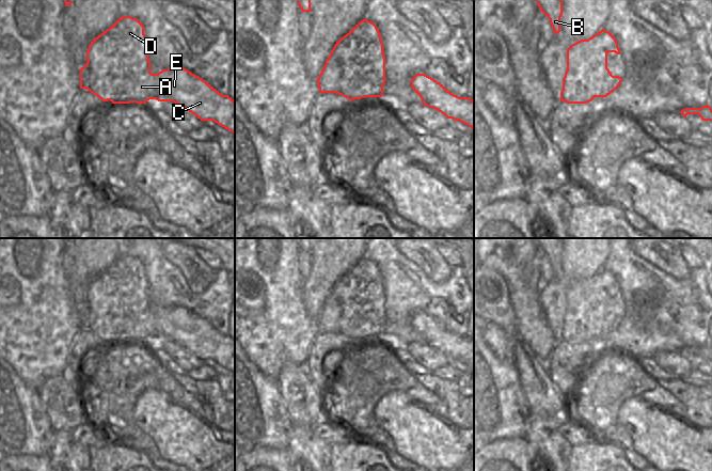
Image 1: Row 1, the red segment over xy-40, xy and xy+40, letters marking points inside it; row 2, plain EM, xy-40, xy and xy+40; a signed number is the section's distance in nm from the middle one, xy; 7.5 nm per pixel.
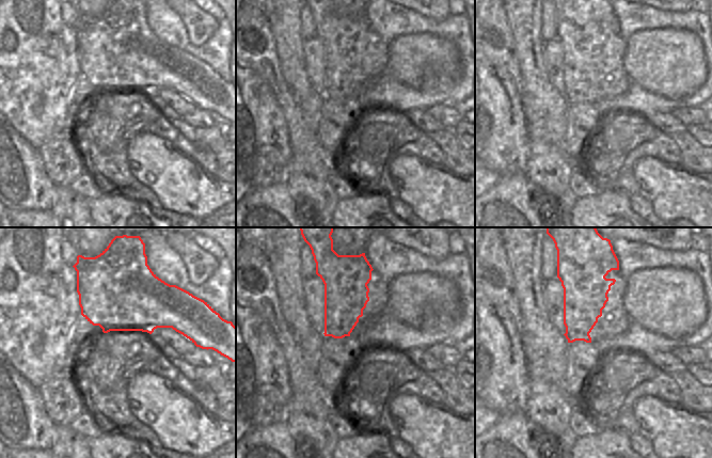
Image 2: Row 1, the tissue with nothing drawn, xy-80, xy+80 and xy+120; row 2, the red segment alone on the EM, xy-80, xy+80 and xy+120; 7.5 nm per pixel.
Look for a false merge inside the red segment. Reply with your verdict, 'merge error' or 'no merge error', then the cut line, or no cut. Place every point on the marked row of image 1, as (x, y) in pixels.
merge error; cut in xy+40 along (582, 45), (587, 60), (606, 51)

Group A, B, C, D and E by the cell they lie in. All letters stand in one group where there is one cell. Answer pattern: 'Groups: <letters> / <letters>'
Groups: A C D E / B.

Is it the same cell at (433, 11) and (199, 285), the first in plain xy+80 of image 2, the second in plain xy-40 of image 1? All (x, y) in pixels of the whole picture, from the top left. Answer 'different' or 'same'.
same

